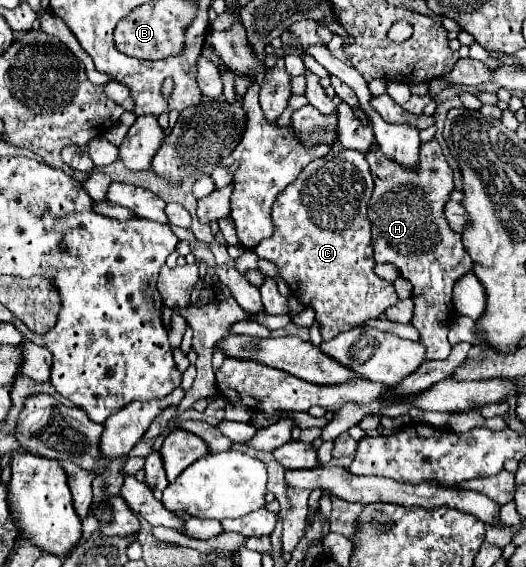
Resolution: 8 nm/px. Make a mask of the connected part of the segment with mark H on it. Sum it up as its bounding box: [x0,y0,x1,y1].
[366,138,472,360]

